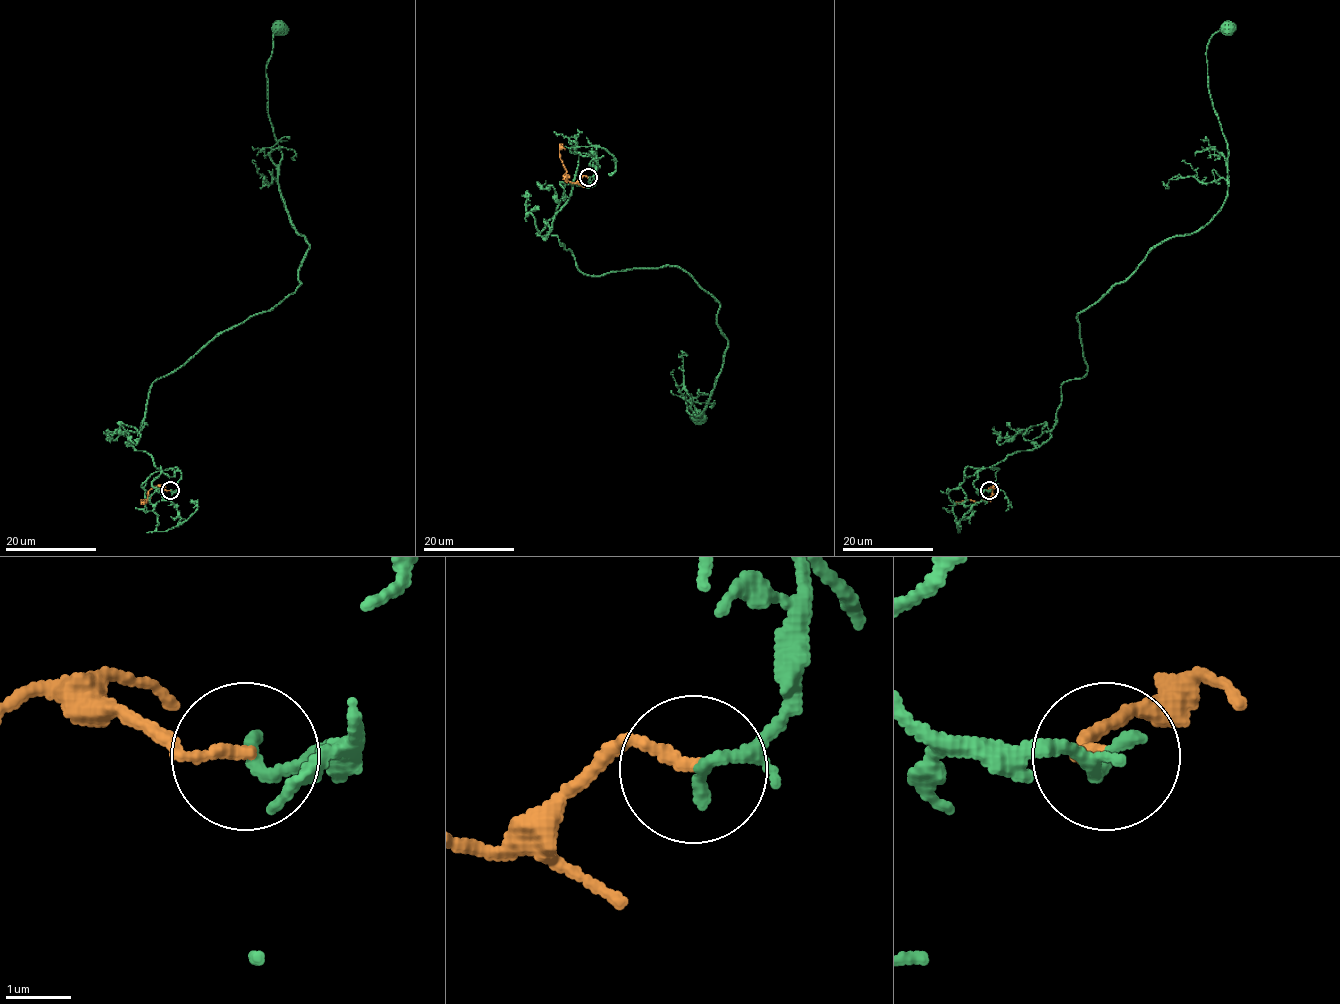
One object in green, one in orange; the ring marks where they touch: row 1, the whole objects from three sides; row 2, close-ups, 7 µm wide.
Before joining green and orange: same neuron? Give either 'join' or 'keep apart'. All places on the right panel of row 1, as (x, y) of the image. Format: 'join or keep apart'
keep apart

